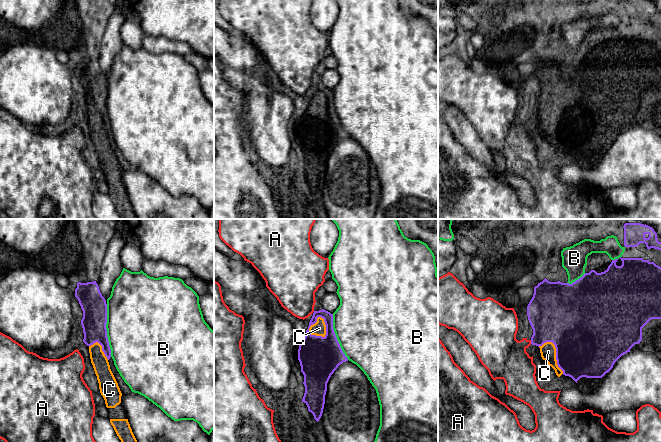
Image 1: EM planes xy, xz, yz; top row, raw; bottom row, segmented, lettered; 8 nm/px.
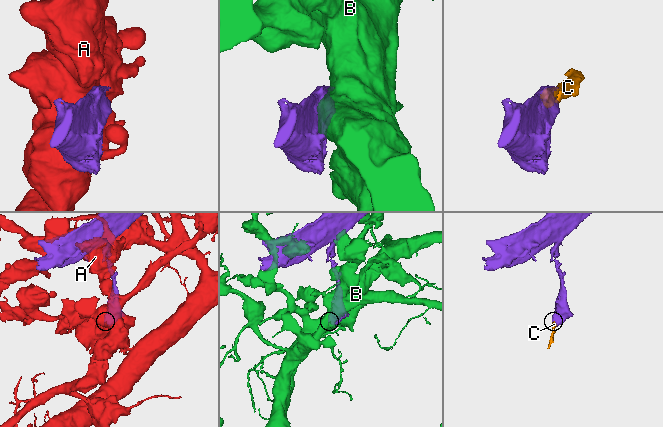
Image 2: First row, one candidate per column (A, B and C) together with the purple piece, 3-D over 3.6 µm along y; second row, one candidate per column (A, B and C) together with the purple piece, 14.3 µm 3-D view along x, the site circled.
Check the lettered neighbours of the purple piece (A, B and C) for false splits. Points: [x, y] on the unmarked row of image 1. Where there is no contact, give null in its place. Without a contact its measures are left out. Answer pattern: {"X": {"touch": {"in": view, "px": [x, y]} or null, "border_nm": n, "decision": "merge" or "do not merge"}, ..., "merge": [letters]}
{"A": {"touch": {"in": "yz", "px": [531, 118]}, "border_nm": 30, "decision": "do not merge"}, "B": {"touch": {"in": "xy", "px": [106, 106]}, "border_nm": 420, "decision": "do not merge"}, "C": {"touch": {"in": "xz", "px": [326, 103]}, "border_nm": 180, "decision": "merge"}, "merge": ["C"]}

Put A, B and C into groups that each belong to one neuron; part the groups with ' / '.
A / B / C

